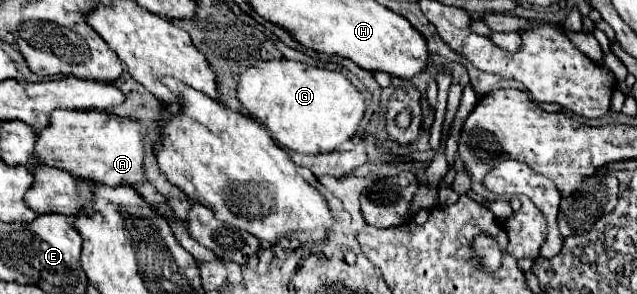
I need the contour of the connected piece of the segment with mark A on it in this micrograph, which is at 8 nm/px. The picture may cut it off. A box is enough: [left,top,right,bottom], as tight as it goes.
[38,111,146,187]

